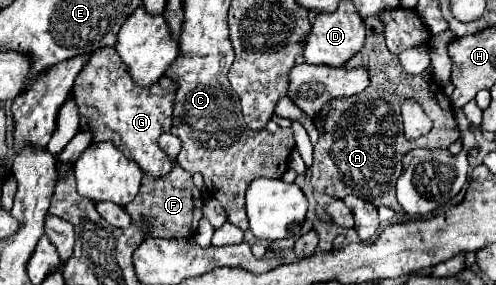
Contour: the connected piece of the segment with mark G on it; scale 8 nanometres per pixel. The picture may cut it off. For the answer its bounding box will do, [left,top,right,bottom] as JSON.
[73,48,175,178]

